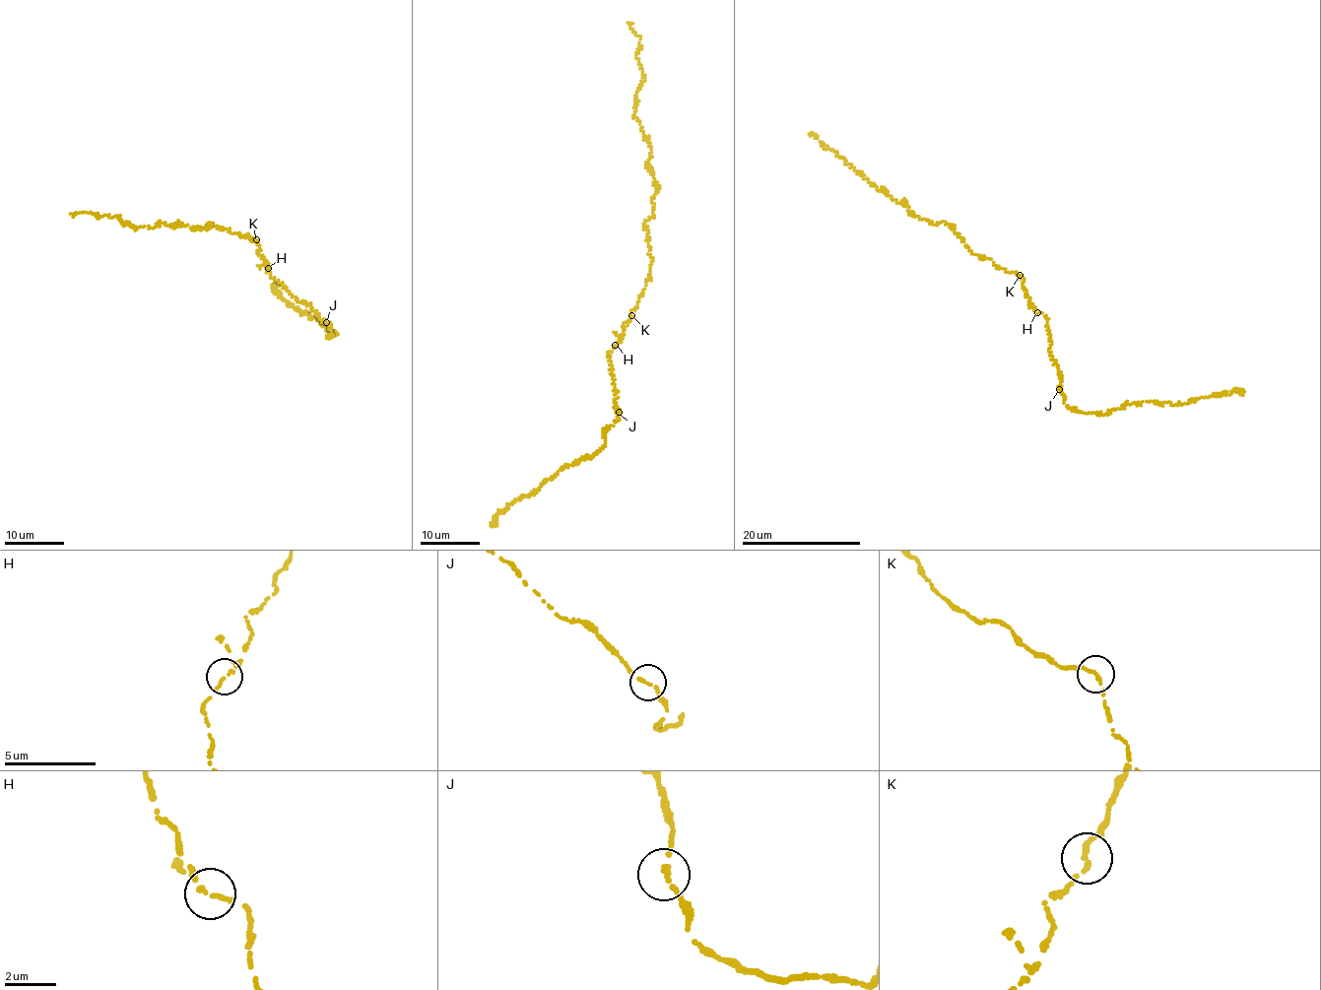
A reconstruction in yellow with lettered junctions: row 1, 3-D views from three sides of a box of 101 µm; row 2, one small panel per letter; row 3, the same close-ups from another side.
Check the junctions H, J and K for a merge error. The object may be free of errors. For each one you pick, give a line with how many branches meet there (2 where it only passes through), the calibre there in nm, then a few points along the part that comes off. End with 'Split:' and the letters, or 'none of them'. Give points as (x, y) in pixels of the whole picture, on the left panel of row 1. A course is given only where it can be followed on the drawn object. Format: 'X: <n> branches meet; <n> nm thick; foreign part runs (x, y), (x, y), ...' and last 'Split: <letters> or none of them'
Split: none of them

